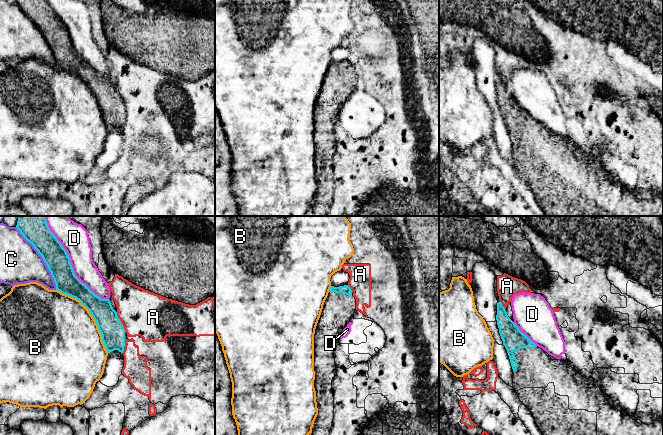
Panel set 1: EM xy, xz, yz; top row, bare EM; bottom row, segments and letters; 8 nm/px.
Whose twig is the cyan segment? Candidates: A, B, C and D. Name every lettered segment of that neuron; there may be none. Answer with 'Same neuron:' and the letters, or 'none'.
Same neuron: none

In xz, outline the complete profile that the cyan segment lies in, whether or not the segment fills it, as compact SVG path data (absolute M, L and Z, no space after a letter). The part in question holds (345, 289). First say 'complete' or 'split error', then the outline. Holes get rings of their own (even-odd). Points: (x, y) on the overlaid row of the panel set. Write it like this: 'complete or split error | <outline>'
split error | M348 285L334 287L329 290L314 334L314 388L318 415L312 427L312 435L329 435L334 419L334 396L332 381L336 373L334 347L340 338L340 333L354 316L356 299Z

